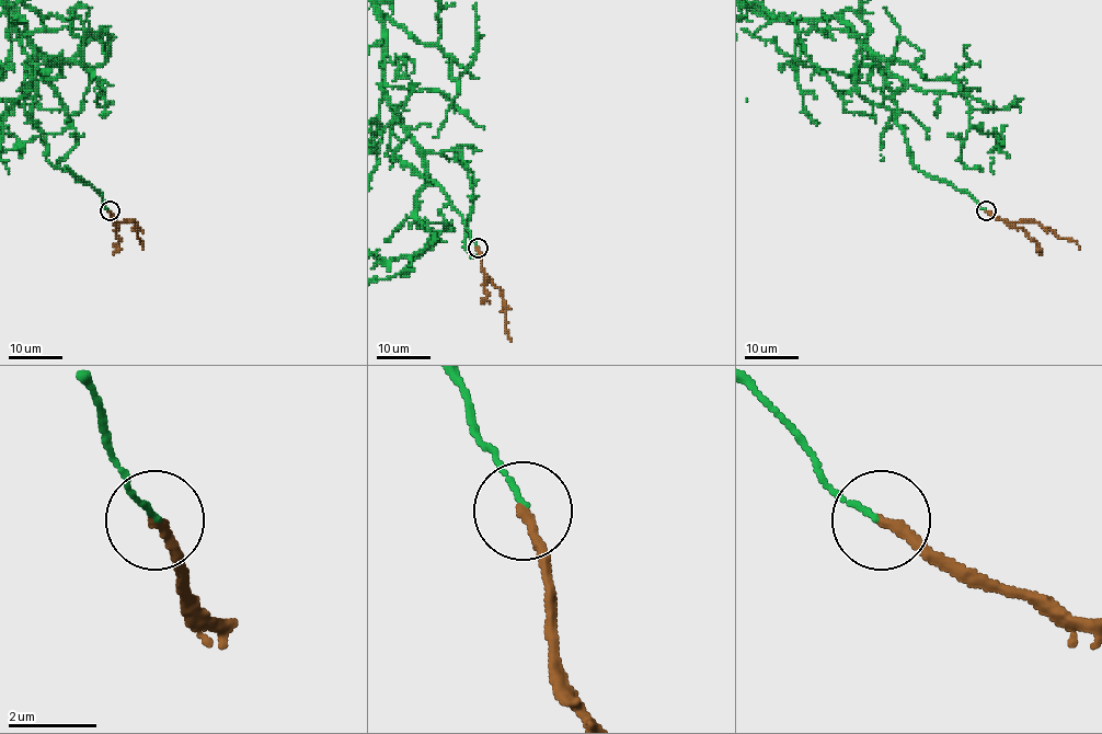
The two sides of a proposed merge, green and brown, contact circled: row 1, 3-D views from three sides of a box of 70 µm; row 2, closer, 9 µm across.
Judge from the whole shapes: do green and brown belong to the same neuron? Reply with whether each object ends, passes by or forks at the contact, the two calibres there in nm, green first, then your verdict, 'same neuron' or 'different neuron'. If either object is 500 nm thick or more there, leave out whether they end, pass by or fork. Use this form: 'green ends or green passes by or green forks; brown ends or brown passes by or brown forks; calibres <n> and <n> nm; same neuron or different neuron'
green ends; brown ends; calibres 90 and 220 nm; different neuron

